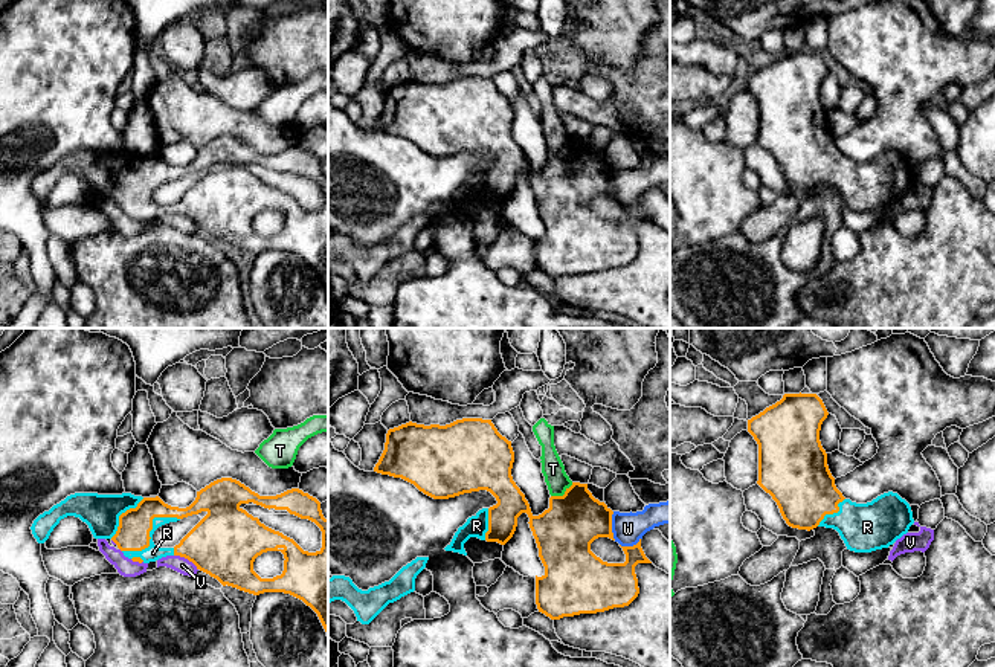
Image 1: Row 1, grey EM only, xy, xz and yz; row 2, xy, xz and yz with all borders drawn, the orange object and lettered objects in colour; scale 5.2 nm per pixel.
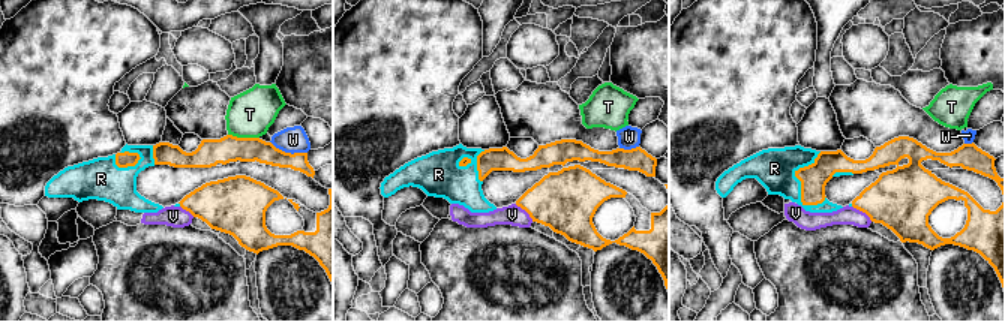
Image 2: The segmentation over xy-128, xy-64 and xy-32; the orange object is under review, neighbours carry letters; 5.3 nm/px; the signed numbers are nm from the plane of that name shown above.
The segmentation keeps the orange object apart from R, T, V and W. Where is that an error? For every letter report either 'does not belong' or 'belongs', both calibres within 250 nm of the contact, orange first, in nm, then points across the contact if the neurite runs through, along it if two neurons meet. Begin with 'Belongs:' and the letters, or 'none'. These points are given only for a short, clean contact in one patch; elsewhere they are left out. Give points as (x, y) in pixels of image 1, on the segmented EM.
Belongs: R
R: belongs; 180 nm thick on the orange side, 90 nm on the other
T: does not belong; 300 nm thick on the orange side, 120 nm on the other
V: does not belong; 360 nm thick on the orange side, 90 nm on the other
W: does not belong; 300 nm thick on the orange side, 170 nm on the other

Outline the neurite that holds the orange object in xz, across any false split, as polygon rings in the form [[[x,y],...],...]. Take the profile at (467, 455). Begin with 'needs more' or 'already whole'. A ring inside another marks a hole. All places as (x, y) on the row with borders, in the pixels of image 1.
needs more; [[[462,418],[446,426],[409,421],[388,430],[385,450],[374,472],[401,478],[433,499],[449,499],[479,490],[487,490],[496,498],[496,505],[479,510],[458,528],[446,551],[467,556],[464,543],[470,537],[505,545],[516,531],[517,517],[526,513],[545,566],[545,574],[536,575],[536,604],[539,612],[551,620],[629,606],[639,594],[635,566],[652,563],[641,548],[641,539],[633,546],[621,546],[626,554],[624,563],[603,562],[591,551],[591,543],[598,537],[615,540],[613,511],[592,496],[588,484],[572,482],[563,496],[549,498],[548,510],[534,516],[525,495],[513,481],[513,462],[511,441],[498,432],[491,420]]]

